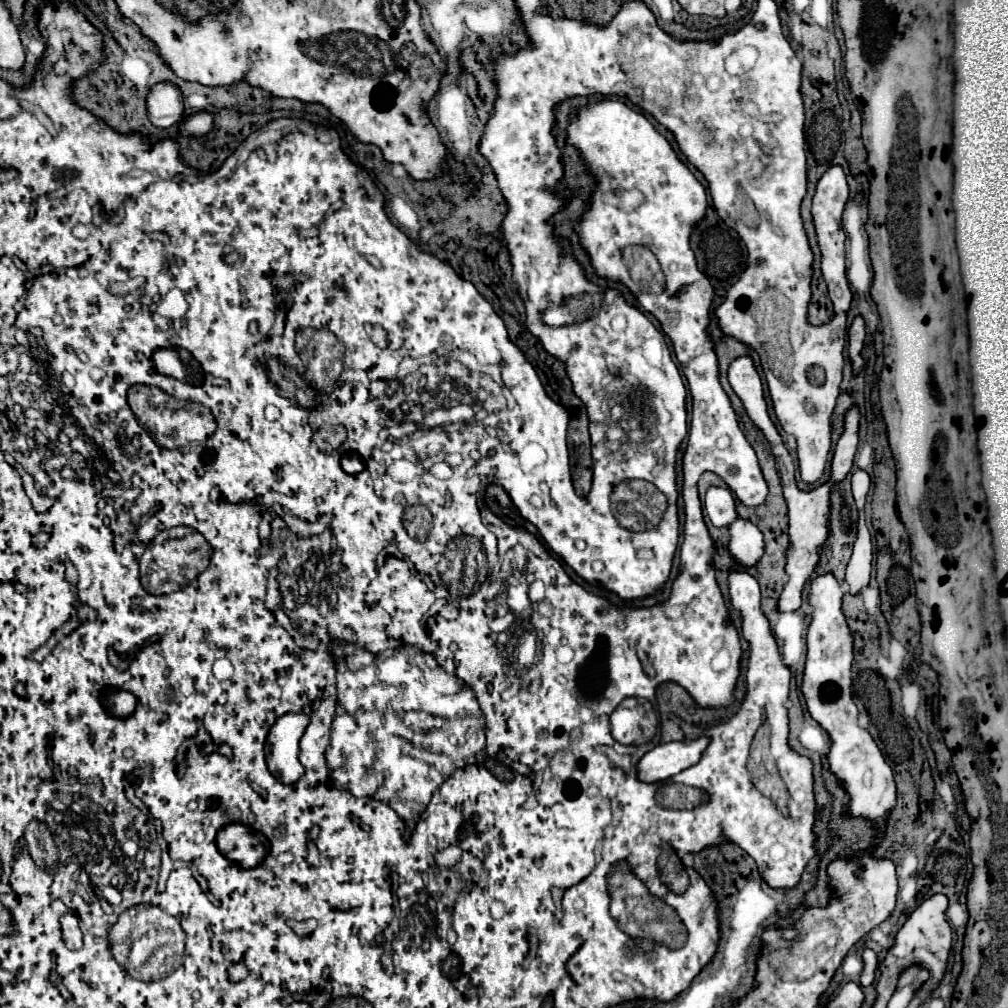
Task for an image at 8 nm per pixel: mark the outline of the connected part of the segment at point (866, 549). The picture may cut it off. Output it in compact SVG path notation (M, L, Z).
M859 519L857 528L857 538L855 546L853 546L853 554L851 560L847 564L847 572L845 572L845 582L847 582L847 590L851 594L857 594L863 586L869 584L873 567L873 547L871 534L864 519Z

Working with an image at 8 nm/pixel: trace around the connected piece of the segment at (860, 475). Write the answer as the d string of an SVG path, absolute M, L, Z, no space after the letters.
M855 470L851 478L851 490L858 509L858 515L865 515L865 498L867 498L869 486L871 486L869 474L863 472L863 470Z

